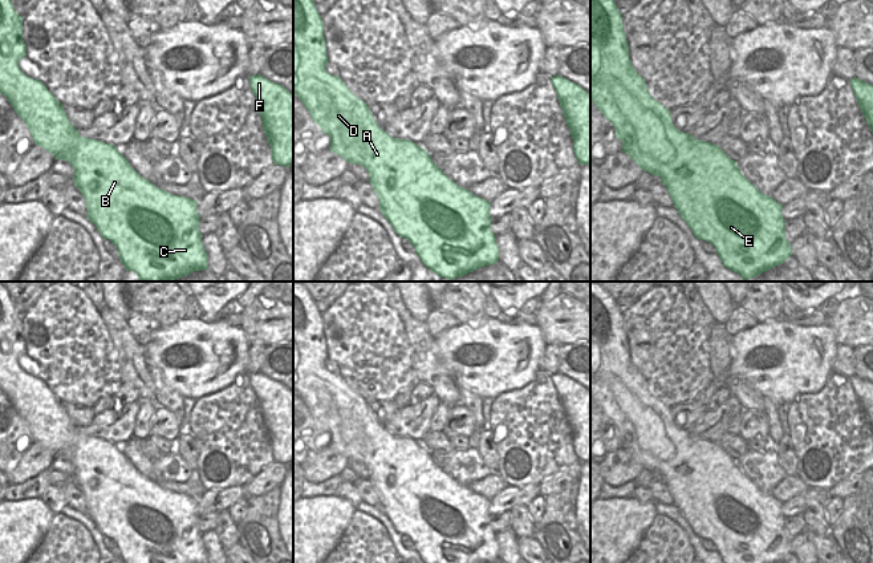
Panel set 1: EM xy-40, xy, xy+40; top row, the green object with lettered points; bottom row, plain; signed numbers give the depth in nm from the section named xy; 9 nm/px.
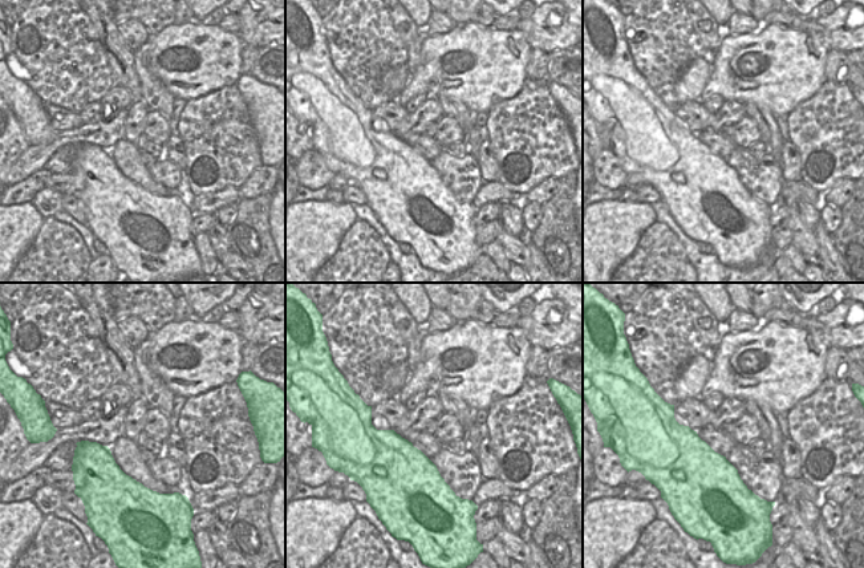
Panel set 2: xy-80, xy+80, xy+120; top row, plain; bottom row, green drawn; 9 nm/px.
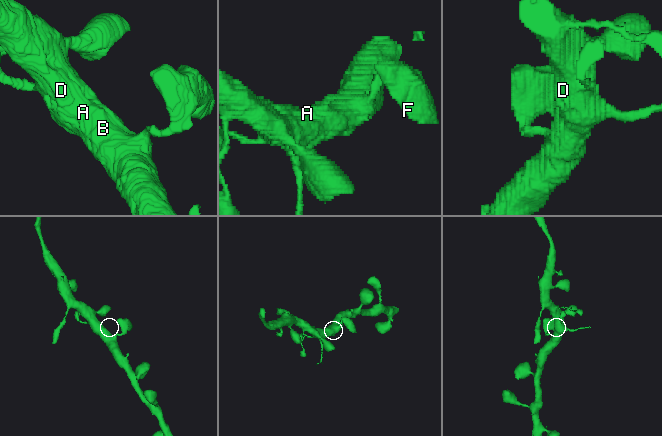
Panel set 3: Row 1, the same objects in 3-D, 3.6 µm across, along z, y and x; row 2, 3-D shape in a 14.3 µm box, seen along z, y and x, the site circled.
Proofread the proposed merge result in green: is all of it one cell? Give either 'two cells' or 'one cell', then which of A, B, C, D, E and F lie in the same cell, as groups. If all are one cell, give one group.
one cell; A B C D E F

